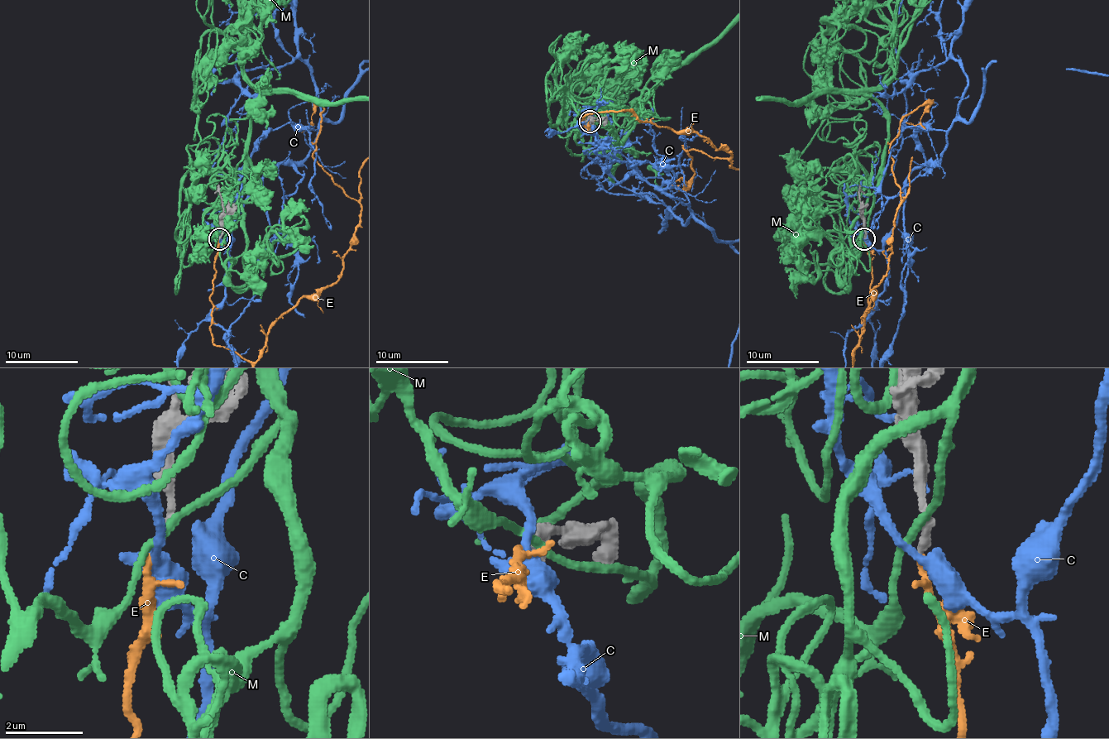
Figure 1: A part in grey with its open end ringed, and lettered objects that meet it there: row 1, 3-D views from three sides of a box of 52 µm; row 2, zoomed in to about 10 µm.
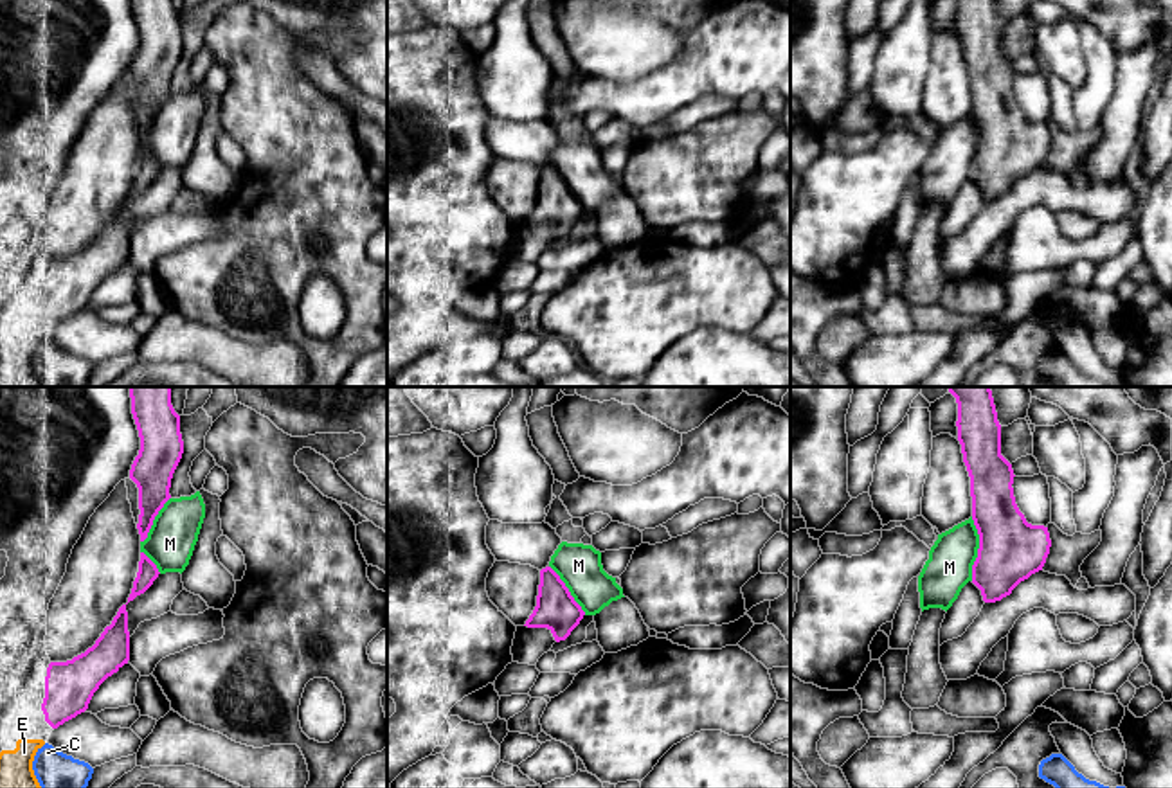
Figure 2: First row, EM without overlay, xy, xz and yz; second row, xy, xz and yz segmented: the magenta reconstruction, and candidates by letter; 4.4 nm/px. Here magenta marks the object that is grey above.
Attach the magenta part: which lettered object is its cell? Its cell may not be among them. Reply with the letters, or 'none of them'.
E

